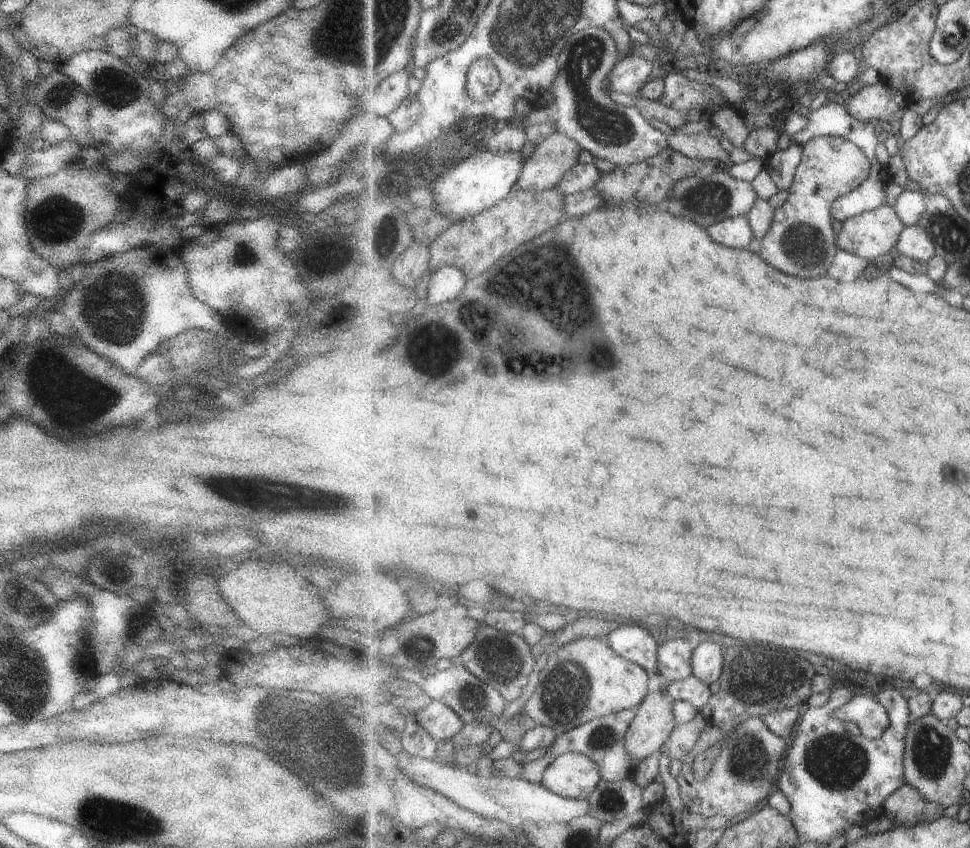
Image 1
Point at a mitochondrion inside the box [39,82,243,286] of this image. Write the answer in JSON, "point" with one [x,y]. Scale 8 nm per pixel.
{"point":[67,95]}

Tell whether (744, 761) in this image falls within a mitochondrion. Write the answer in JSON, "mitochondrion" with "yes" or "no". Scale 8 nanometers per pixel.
{"mitochondrion":"yes"}

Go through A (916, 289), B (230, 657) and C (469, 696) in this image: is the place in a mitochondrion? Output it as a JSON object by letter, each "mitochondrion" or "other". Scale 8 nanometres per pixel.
{"A":"other","B":"other","C":"mitochondrion"}

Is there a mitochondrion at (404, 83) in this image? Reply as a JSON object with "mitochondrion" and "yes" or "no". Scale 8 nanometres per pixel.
{"mitochondrion":"no"}

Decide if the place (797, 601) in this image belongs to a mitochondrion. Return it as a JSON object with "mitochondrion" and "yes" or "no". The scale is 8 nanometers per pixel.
{"mitochondrion":"no"}

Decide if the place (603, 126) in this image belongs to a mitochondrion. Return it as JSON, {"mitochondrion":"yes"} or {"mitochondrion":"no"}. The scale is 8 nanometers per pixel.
{"mitochondrion":"yes"}

